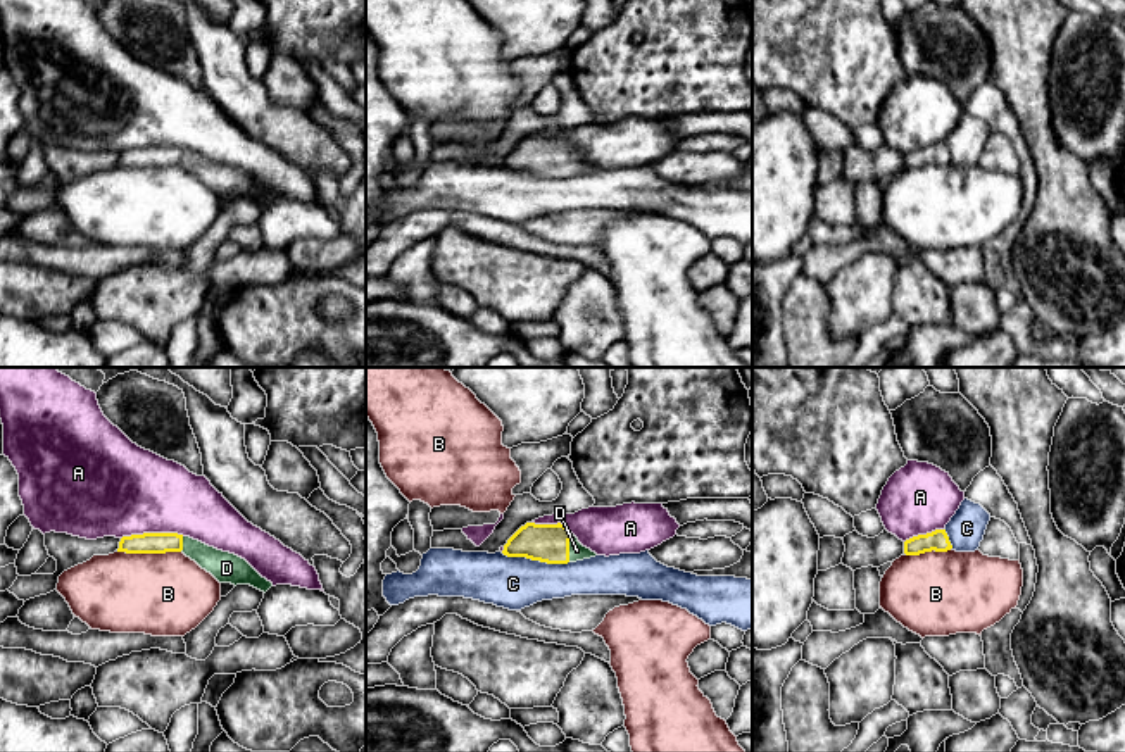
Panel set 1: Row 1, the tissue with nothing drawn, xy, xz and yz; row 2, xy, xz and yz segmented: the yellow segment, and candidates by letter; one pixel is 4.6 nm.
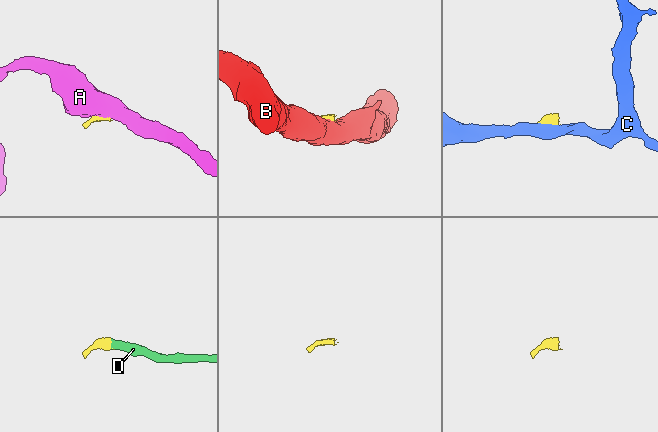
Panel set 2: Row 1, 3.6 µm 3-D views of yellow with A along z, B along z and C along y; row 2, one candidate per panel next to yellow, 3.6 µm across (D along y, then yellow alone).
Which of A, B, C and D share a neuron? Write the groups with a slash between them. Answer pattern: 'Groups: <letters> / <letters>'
Groups: A / B / C / D

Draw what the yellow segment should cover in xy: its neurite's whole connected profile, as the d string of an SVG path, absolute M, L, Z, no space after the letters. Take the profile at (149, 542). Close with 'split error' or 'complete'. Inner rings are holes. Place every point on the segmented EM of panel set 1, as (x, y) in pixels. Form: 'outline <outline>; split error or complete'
outline M143 533L123 536L117 552L126 554L166 554L183 552L202 569L211 573L219 583L250 585L261 592L267 592L273 583L262 578L245 559L209 547L190 536L178 533Z; split error

